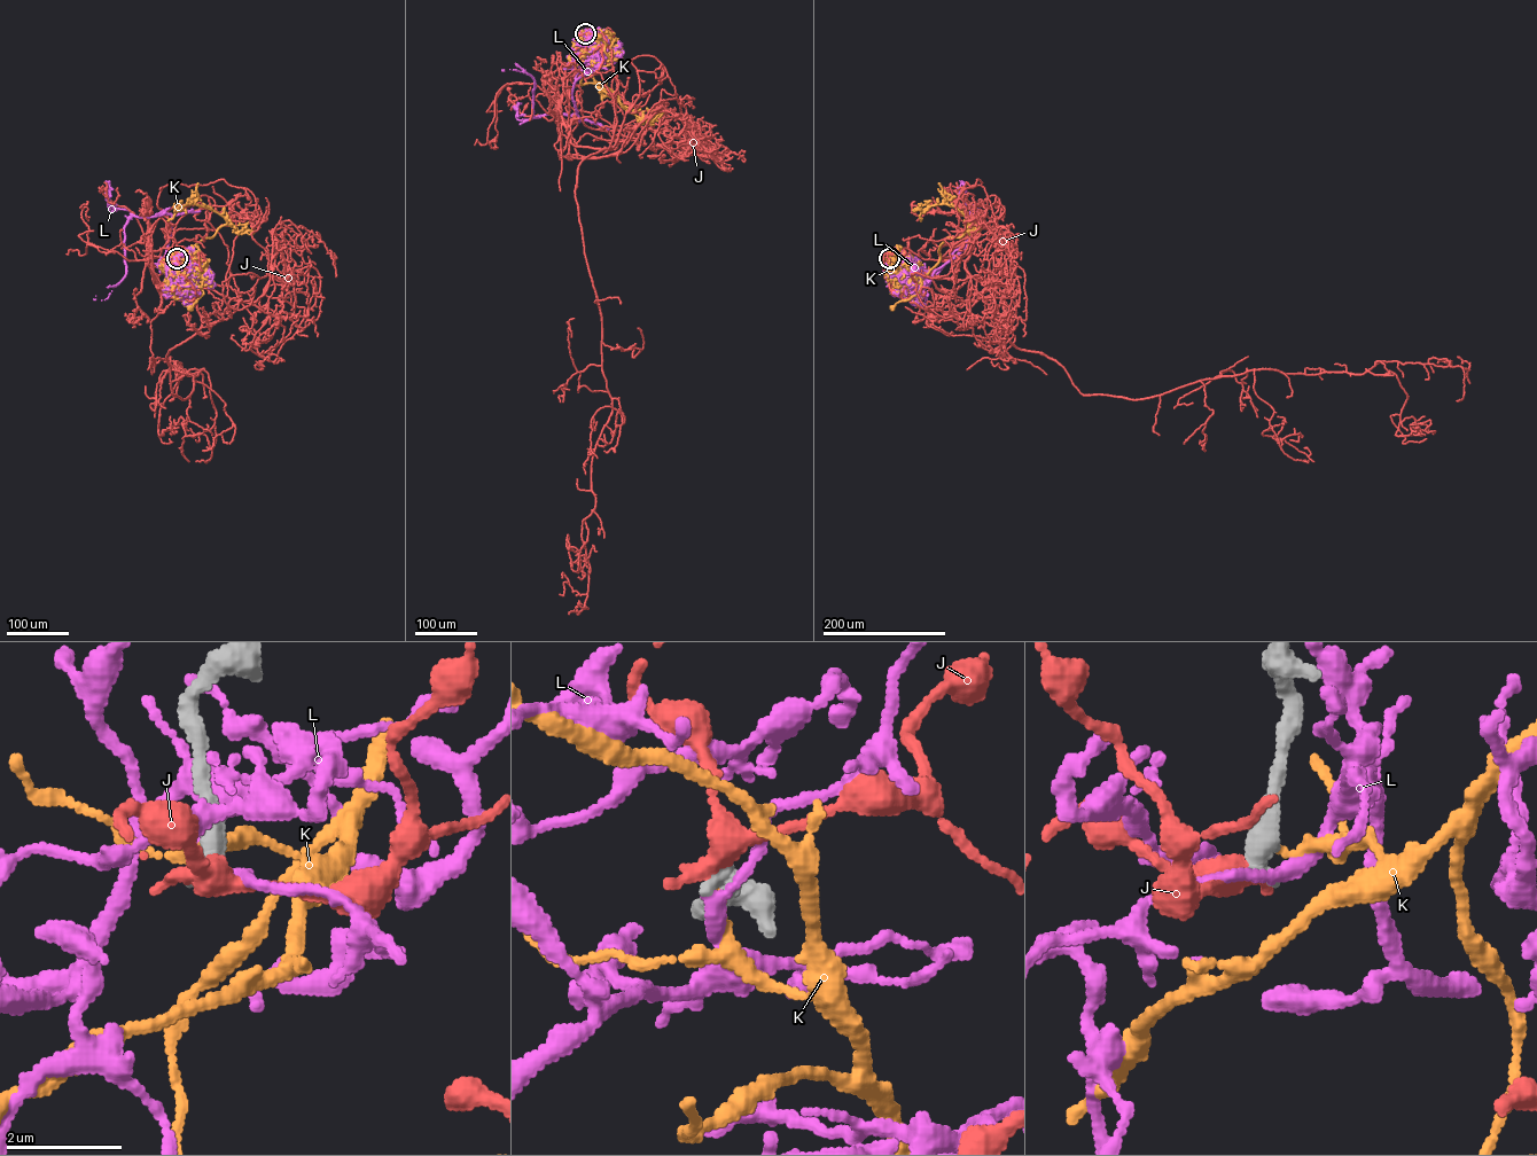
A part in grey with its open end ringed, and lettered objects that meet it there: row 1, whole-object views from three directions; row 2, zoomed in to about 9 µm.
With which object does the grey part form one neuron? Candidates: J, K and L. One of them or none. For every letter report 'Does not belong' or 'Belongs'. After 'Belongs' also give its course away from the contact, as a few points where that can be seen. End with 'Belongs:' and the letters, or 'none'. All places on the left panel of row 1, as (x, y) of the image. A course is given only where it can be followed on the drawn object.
J: Does not belong
K: Does not belong
L: Belongs. Its course: (177, 258), (180, 271), (166, 270), (171, 215), (132, 216), (124, 228), (126, 274), (108, 298), (93, 299)
Belongs: L

